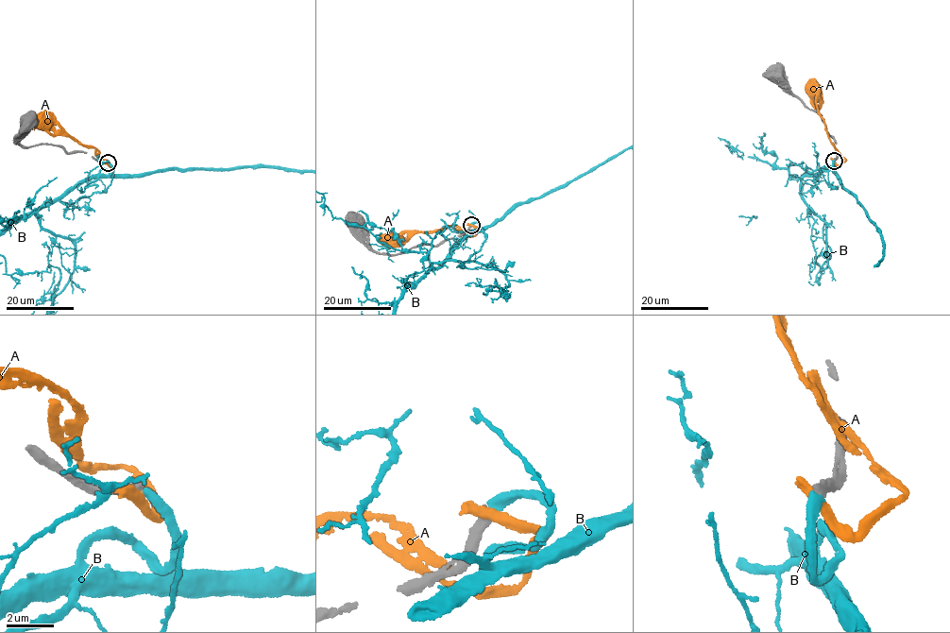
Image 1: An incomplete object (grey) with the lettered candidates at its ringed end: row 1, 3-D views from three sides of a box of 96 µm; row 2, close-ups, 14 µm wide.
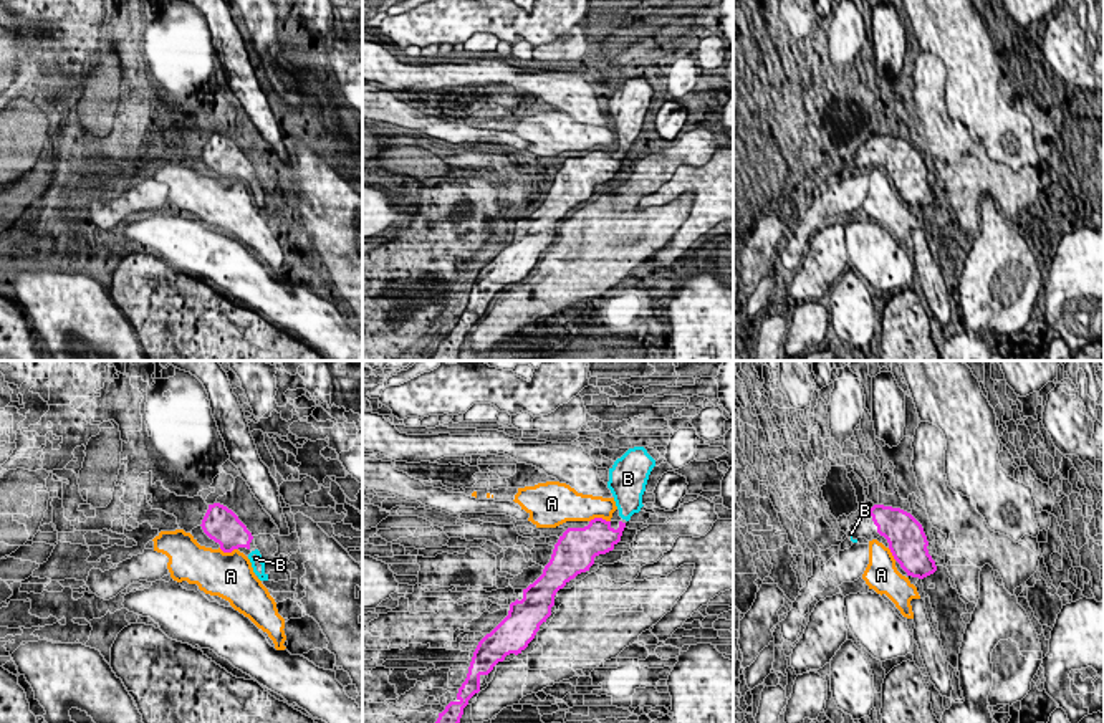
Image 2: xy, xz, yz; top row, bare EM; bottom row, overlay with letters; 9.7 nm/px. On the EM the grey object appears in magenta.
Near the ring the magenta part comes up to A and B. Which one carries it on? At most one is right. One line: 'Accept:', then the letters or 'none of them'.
Accept: B

